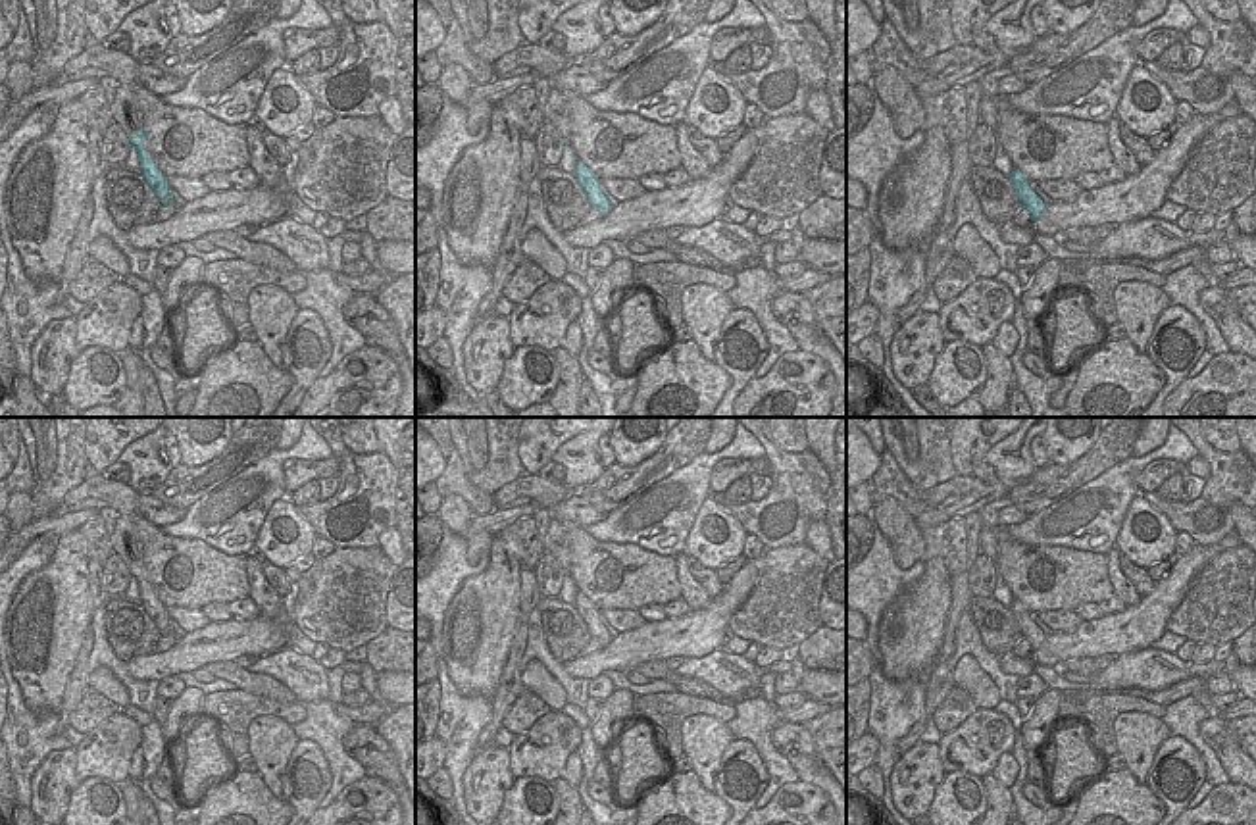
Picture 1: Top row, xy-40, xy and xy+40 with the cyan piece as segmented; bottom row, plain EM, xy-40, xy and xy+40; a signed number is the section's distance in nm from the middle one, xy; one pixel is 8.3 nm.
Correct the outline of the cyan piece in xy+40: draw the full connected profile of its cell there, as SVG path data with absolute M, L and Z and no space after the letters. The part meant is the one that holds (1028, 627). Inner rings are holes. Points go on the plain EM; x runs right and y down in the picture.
M1014 598L1010 612L1019 627L1023 638L1029 640L1031 652L1039 650L1041 644L1046 640L1046 635L1037 627L1031 619L1031 613L1019 600Z

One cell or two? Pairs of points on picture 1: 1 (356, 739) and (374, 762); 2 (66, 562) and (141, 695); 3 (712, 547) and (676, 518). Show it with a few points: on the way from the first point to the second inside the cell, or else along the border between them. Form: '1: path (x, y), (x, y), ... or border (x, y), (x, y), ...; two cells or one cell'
1: path (364, 741), (376, 747), (376, 754); one cell
2: border (95, 610), (89, 625); two cells
3: border (710, 495), (697, 514), (683, 550); two cells

